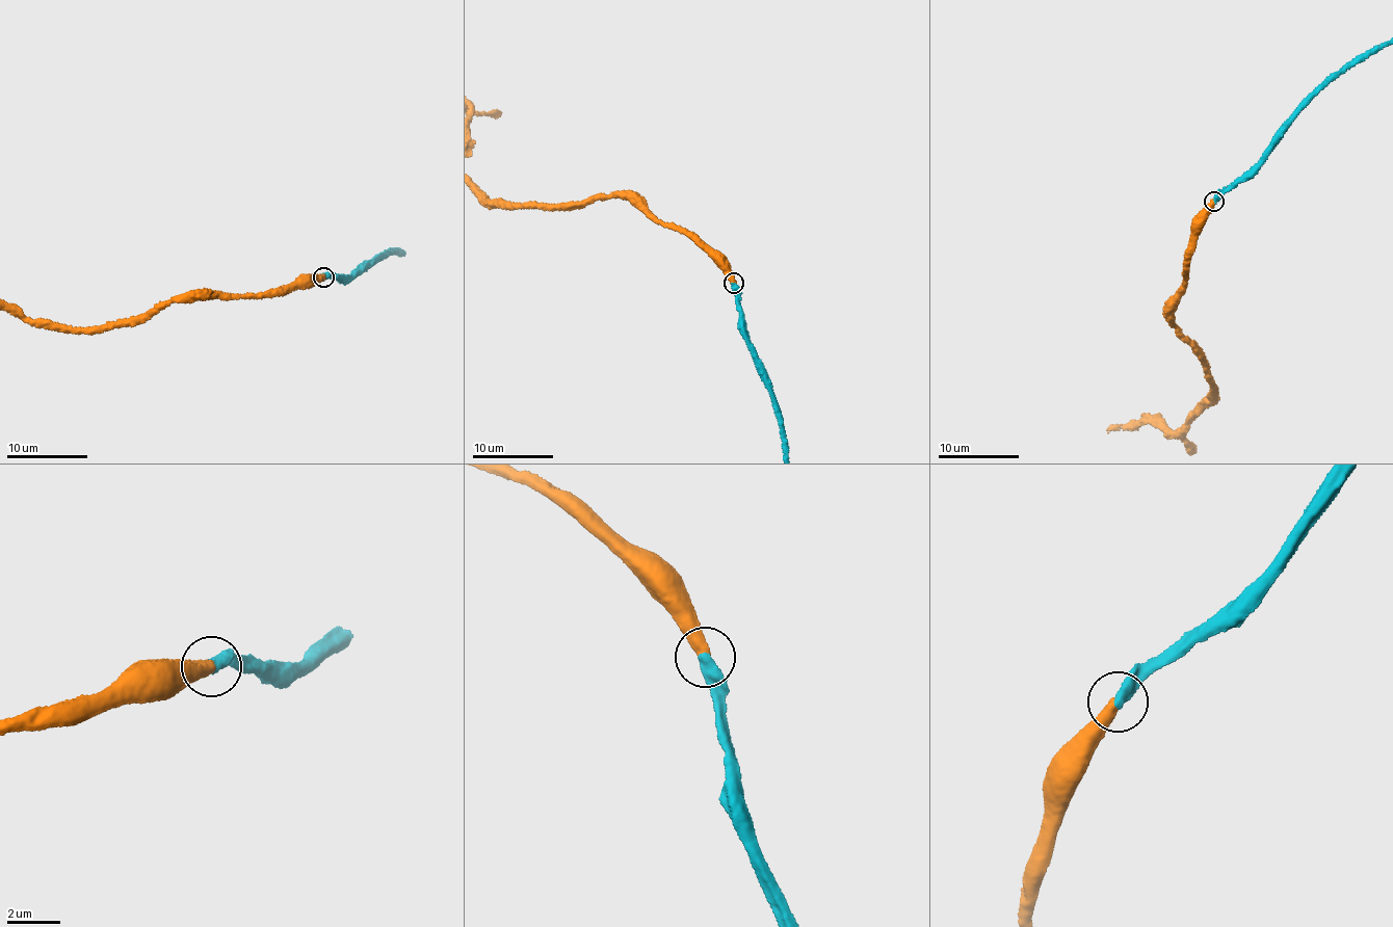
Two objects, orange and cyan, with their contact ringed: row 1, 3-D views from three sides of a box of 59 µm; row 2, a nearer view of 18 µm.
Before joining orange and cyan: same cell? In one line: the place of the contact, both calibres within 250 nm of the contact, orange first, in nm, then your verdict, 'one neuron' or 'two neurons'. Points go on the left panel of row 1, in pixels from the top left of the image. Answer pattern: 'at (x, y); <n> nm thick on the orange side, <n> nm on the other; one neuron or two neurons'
at (323, 277); 480 nm thick on the orange side, 500 nm on the other; one neuron

